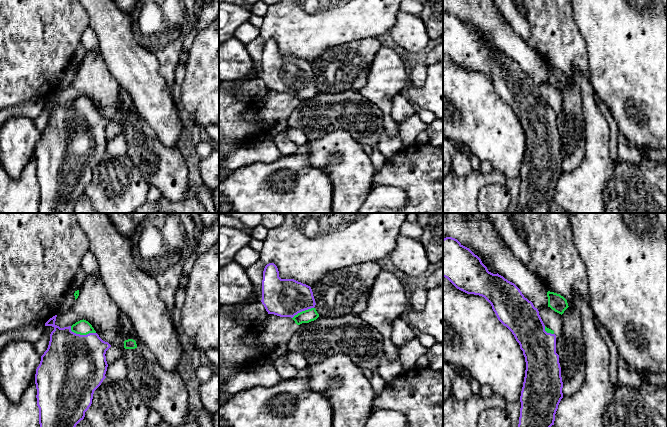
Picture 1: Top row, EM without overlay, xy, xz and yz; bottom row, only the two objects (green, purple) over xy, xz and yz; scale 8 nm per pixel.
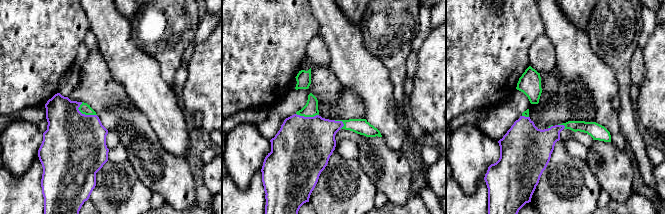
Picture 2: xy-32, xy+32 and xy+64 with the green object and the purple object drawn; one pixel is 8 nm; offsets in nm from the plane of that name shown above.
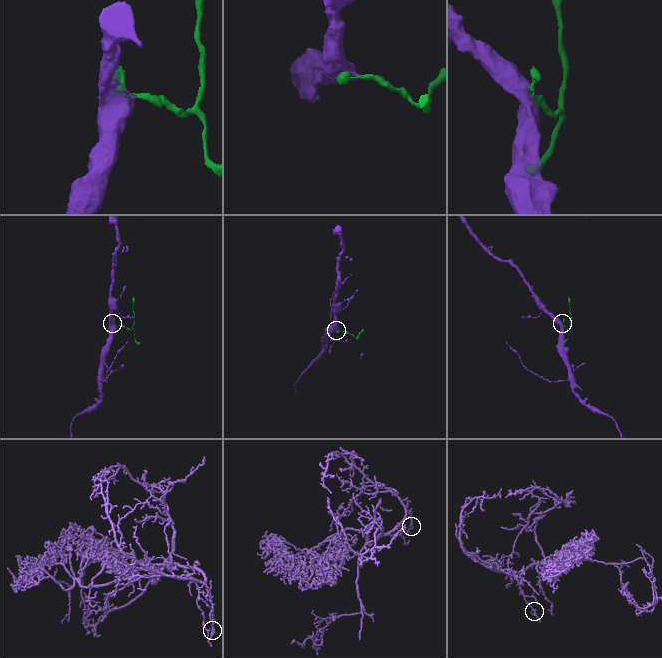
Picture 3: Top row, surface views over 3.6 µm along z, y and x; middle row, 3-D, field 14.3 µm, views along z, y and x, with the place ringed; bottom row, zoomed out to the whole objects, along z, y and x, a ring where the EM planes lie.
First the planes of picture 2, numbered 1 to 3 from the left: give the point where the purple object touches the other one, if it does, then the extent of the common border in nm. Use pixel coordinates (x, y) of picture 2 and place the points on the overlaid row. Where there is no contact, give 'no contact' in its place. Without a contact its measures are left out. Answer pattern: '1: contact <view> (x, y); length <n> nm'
1: contact xy-32 (87, 114); length 170 nm
2: contact xy+32 (307, 116); length 180 nm
3: contact xy+64 (562, 124); length 70 nm

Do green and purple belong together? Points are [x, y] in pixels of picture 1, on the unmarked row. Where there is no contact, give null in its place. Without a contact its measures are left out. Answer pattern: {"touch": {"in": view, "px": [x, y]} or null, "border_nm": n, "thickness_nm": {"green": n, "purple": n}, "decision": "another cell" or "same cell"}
{"touch": {"in": "xy", "px": [81, 110]}, "border_nm": 220, "thickness_nm": {"green": 120, "purple": 500}, "decision": "same cell"}

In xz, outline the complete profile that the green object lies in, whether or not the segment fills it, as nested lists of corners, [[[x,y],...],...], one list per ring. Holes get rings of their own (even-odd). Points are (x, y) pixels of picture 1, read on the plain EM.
[[[274,39],[264,44],[261,78],[268,90],[291,93],[297,101],[319,93],[311,63],[294,55],[281,55]]]

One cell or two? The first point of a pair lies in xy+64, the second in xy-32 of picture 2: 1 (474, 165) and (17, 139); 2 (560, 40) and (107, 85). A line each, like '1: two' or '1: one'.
1: one
2: two

